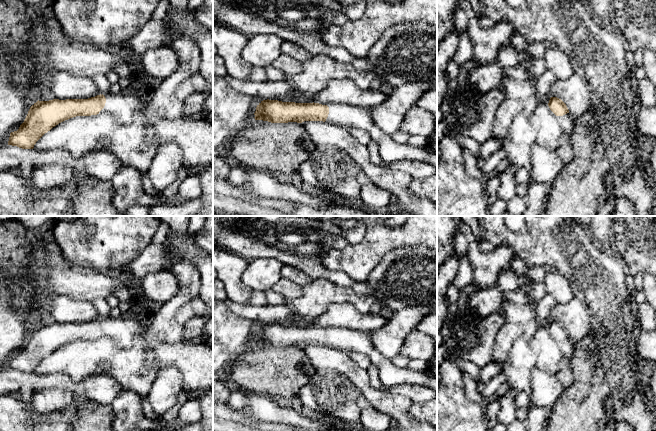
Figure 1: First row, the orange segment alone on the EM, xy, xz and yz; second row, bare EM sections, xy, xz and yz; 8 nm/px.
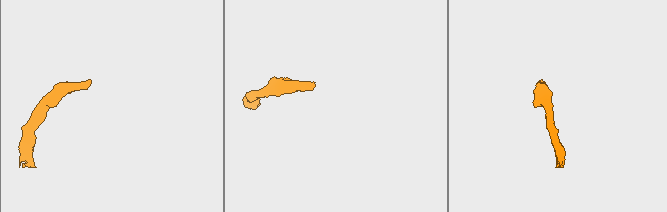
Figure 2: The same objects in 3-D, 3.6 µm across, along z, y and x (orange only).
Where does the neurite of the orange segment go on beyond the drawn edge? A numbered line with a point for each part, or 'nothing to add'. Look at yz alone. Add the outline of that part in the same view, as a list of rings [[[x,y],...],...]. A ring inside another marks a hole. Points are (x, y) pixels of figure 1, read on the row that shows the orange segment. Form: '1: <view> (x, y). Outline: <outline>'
1: yz (566, 122). Outline: [[[567,113],[563,116],[556,116],[556,119],[560,127],[562,128],[563,133],[571,135],[574,129],[575,122],[575,119],[571,116],[571,114]]]

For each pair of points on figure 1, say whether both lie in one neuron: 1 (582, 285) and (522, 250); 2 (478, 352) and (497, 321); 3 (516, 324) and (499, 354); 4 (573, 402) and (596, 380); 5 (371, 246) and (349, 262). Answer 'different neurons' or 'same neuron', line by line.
1: same neuron
2: same neuron
3: same neuron
4: same neuron
5: same neuron

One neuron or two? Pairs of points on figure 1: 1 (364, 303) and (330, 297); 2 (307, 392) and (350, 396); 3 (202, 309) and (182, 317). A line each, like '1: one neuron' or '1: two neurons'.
1: one neuron
2: one neuron
3: one neuron

